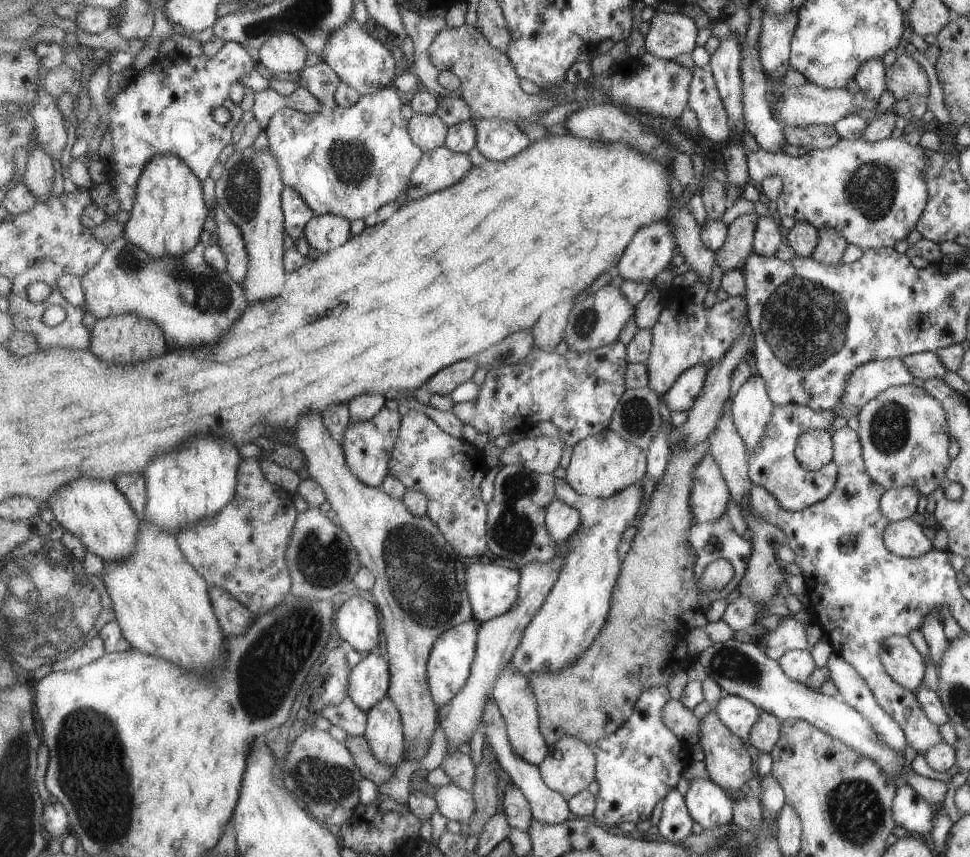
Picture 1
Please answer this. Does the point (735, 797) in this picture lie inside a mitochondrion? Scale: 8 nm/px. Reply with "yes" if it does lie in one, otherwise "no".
no

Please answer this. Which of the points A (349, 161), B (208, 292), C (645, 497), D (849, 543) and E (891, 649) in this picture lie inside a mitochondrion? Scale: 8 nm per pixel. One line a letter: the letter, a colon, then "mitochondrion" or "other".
A: mitochondrion
B: mitochondrion
C: other
D: mitochondrion
E: mitochondrion

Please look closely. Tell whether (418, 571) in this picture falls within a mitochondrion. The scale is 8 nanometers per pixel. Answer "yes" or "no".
yes

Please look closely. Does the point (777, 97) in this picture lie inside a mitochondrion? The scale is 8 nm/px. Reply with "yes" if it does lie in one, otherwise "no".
no

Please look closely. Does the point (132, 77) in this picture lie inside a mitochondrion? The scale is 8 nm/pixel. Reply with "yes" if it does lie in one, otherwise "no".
no

